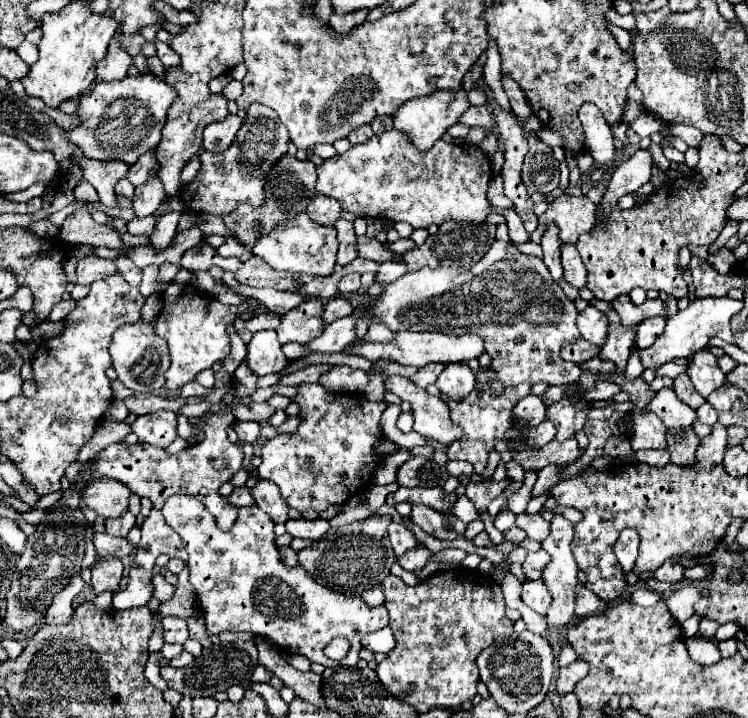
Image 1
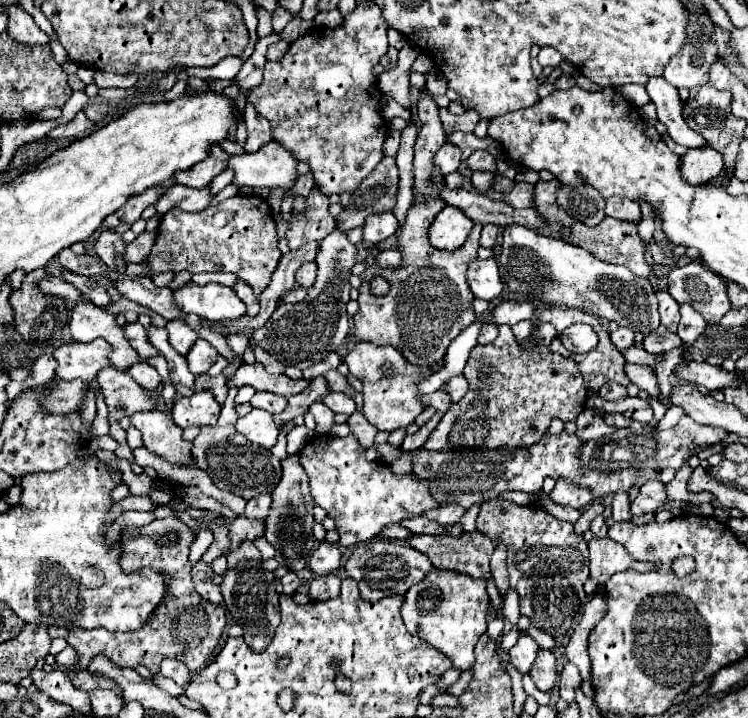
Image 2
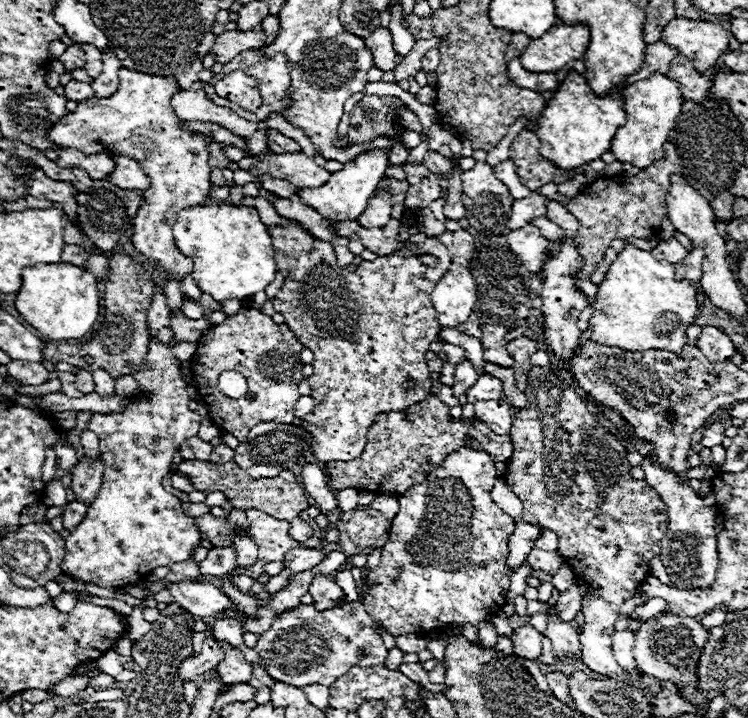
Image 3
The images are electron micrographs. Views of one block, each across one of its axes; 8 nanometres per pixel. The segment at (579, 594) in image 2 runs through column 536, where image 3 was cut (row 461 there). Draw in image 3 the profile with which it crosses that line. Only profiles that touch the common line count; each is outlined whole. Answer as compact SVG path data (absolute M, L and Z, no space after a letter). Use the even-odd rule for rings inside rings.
M550 364L550 366L532 366L532 370L528 372L528 382L526 382L526 396L530 400L530 406L528 408L520 408L514 416L514 424L512 424L512 432L510 432L510 440L512 440L512 446L514 446L514 454L512 458L508 460L508 468L506 468L506 474L504 474L504 482L506 486L522 500L522 522L528 522L528 524L536 524L536 526L542 526L542 528L548 528L552 532L556 532L558 540L560 540L560 546L558 546L558 552L560 556L568 562L568 566L572 568L572 572L576 574L576 578L580 580L580 584L586 584L590 588L596 588L596 594L594 596L586 596L582 600L582 614L584 614L584 626L578 634L578 640L582 644L582 662L592 670L596 672L598 676L620 676L622 674L622 668L618 666L618 662L614 660L612 656L612 634L616 632L614 630L614 622L618 620L618 608L624 600L630 600L636 592L636 588L642 584L642 580L648 576L648 566L650 566L650 560L656 558L660 554L660 540L662 536L666 534L668 530L668 512L666 512L666 504L662 502L660 494L646 482L646 480L636 480L630 476L630 464L626 460L626 446L618 442L618 438L614 438L596 418L596 414L590 412L590 404L586 400L586 394L584 390L574 382L574 378L570 378L570 372L566 372L560 364Z

